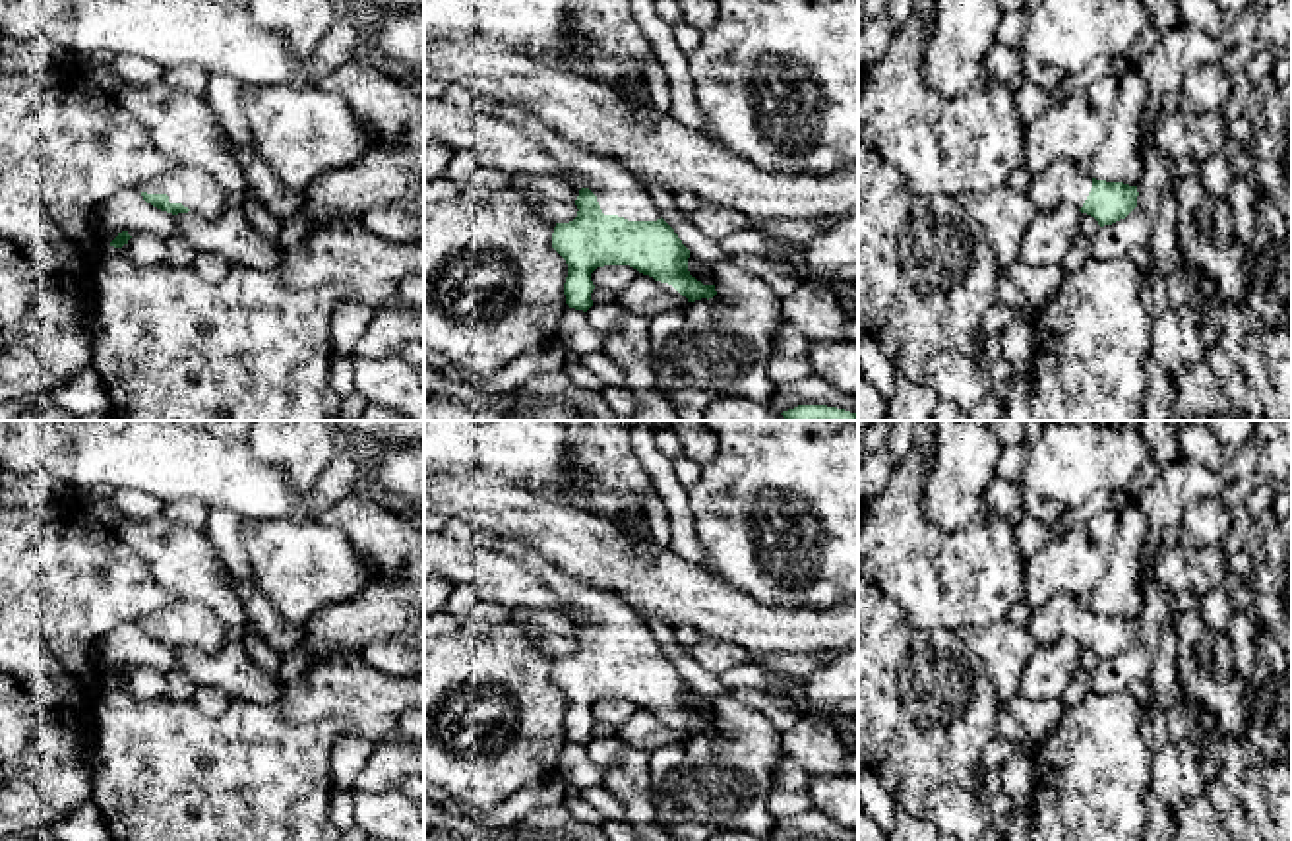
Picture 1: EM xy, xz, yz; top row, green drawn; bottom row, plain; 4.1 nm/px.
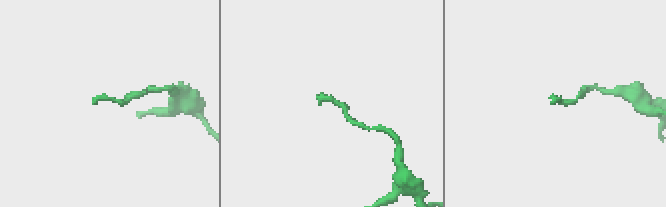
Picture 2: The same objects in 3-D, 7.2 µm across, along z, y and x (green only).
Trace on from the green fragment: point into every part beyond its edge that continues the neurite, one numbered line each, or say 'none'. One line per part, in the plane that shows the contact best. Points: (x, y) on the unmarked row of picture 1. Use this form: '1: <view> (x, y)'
1: xz (618, 626)

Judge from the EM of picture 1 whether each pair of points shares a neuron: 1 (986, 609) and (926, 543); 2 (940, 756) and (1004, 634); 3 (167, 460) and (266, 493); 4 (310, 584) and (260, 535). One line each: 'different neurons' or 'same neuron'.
1: same neuron
2: different neurons
3: same neuron
4: same neuron

